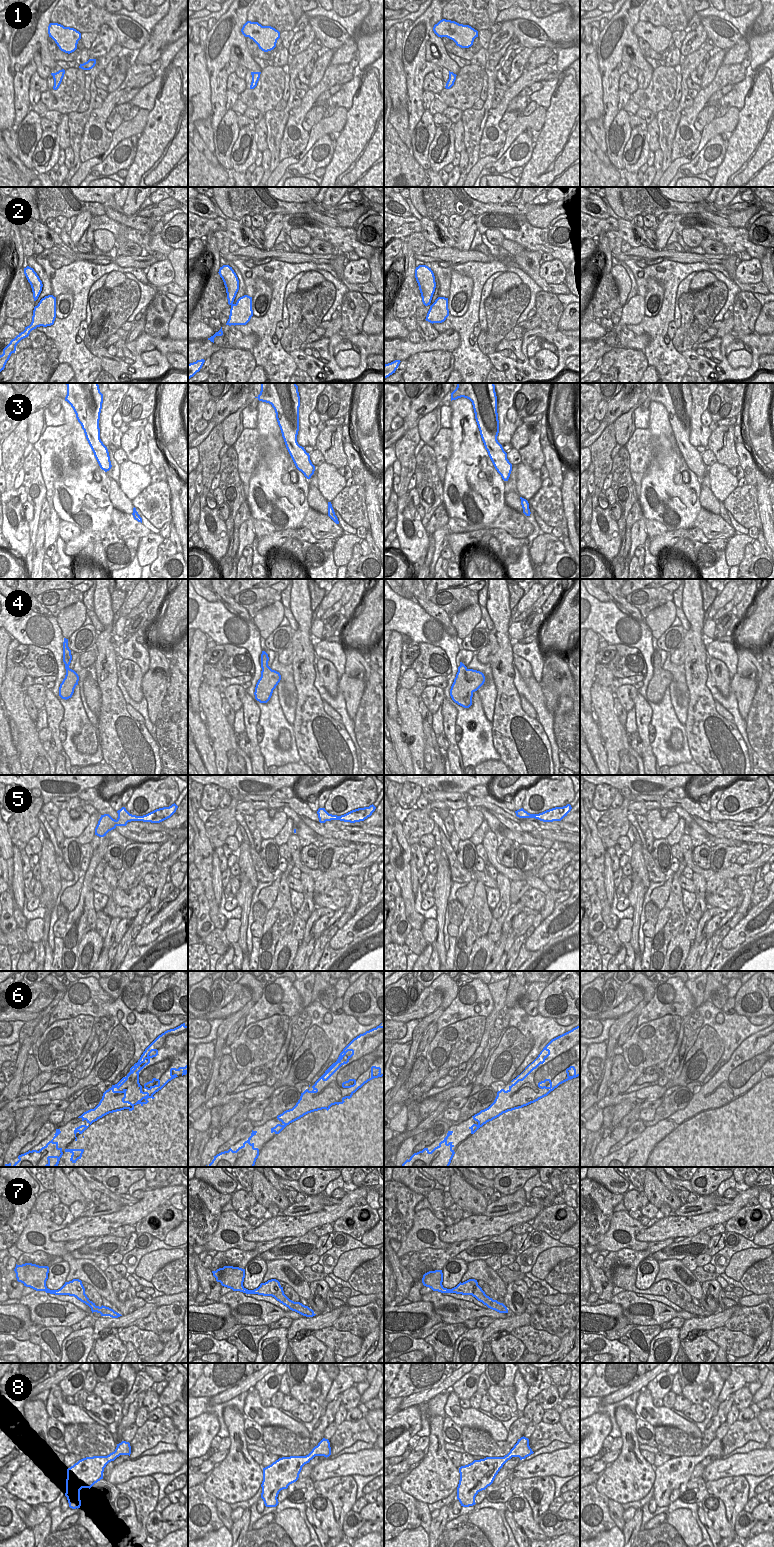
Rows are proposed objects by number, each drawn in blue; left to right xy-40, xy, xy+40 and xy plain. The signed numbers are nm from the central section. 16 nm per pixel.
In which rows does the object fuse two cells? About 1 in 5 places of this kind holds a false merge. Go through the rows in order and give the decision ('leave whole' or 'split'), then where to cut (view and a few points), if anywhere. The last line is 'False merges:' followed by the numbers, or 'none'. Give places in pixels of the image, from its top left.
1: split | xy+40 (448, 82), (447, 88)
2: leave whole | no cut
3: leave whole | no cut
4: leave whole | no cut
5: leave whole | no cut
6: leave whole | no cut
7: leave whole | no cut
8: leave whole | no cut
False merges: 1

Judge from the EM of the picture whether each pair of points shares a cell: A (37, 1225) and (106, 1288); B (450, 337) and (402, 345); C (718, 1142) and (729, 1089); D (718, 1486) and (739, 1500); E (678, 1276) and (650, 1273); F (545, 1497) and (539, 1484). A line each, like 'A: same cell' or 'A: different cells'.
A: same cell
B: same cell
C: same cell
D: same cell
E: different cells
F: same cell

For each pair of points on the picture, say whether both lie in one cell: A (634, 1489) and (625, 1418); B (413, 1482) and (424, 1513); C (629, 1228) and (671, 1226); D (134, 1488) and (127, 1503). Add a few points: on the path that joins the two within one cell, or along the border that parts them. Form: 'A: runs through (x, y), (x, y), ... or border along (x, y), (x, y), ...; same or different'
A: runs through (630, 1471), (630, 1454), (625, 1436); same
B: border along (417, 1500), (427, 1504); different
C: border along (646, 1227), (636, 1233), (636, 1240); different
D: border along (120, 1493), (126, 1494), (132, 1500), (137, 1519); different

